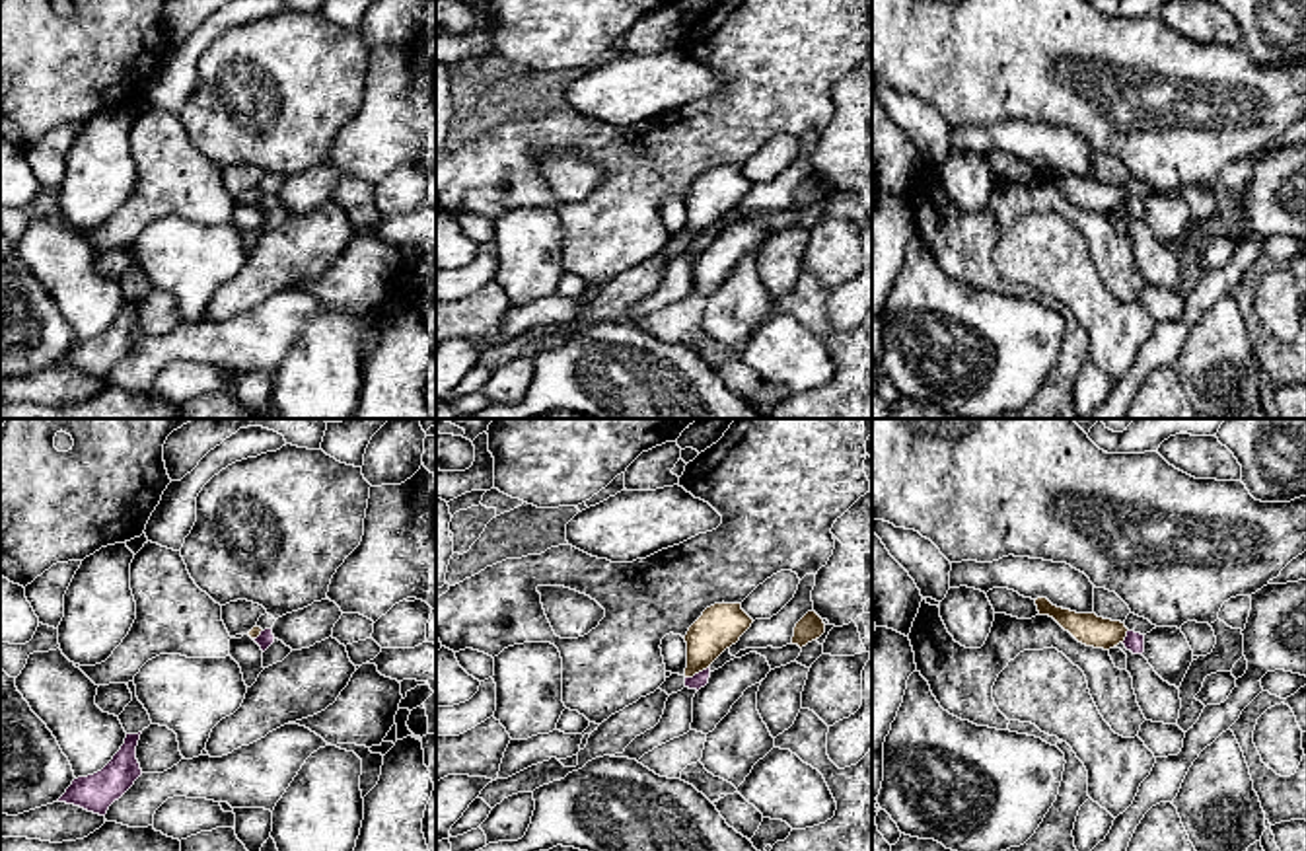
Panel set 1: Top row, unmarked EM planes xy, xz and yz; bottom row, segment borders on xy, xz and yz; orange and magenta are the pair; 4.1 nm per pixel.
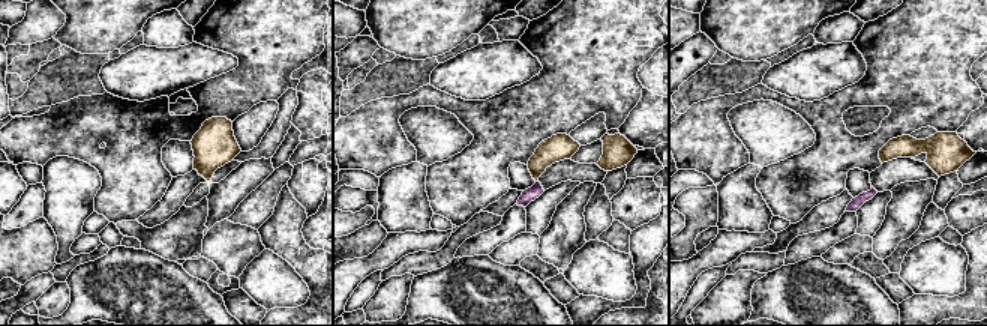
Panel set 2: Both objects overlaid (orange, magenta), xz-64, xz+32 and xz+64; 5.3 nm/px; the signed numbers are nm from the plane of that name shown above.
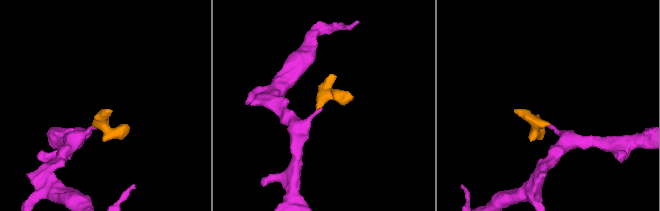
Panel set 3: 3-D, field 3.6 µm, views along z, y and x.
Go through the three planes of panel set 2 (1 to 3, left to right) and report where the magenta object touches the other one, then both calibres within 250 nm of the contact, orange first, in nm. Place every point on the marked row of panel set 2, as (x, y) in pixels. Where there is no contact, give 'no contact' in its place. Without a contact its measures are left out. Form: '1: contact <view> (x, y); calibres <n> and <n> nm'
1: no contact
2: no contact
3: no contact

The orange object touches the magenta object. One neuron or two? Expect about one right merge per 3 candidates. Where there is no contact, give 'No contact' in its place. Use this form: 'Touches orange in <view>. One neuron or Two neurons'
Touches orange in xz. Two neurons

